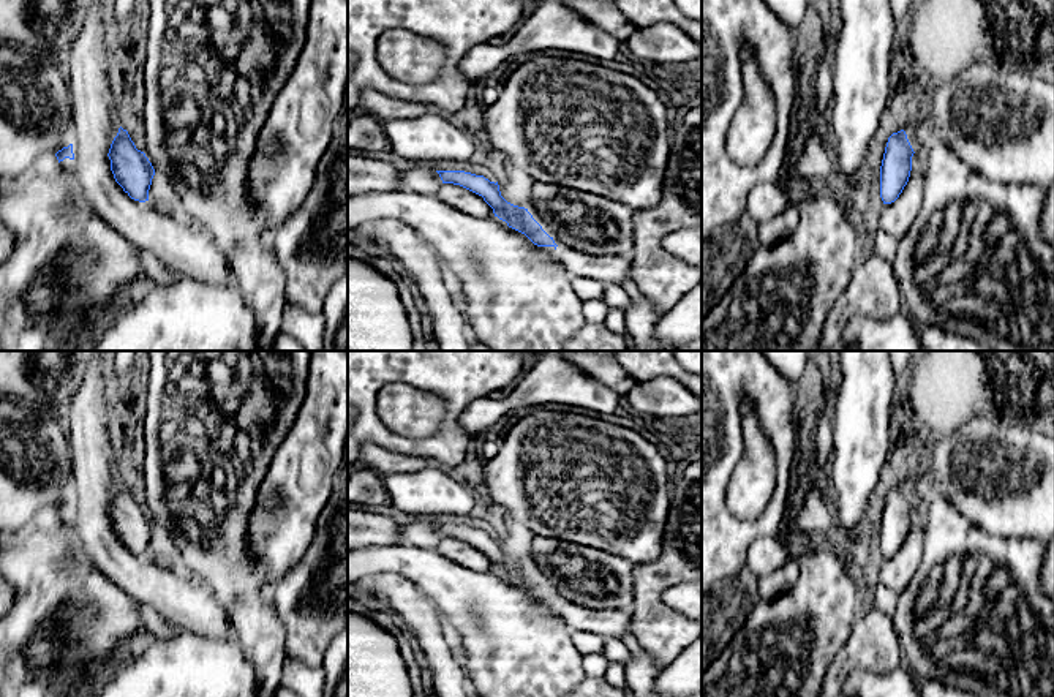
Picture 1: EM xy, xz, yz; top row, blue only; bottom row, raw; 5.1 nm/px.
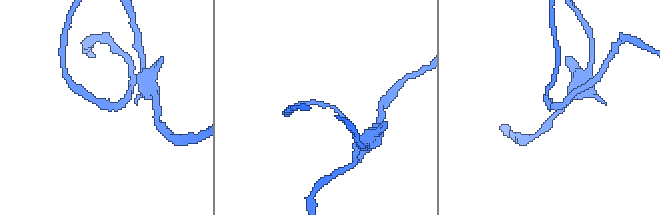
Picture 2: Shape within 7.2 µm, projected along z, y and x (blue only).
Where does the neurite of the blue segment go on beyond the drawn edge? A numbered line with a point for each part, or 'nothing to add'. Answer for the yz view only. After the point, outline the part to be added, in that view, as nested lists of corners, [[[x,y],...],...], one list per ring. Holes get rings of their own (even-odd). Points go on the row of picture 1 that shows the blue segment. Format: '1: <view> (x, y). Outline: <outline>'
1: yz (896, 218). Outline: [[[907,125],[904,131],[915,152],[912,156],[910,177],[899,198],[891,204],[885,204],[879,220],[879,228],[894,240],[901,240],[907,234],[923,201],[926,142],[923,141],[920,125]]]

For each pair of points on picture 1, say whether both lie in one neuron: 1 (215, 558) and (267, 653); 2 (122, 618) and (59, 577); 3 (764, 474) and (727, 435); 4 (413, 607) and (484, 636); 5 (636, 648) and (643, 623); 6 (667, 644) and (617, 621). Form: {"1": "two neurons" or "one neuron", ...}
{"1": "one neuron", "2": "one neuron", "3": "two neurons", "4": "two neurons", "5": "two neurons", "6": "two neurons"}

